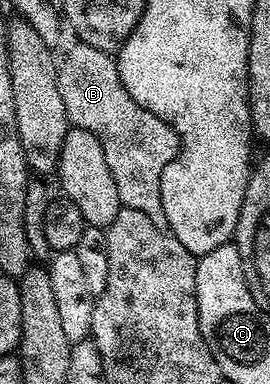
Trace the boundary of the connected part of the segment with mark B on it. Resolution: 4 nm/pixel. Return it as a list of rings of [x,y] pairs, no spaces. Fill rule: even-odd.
[[[80,42],[73,45],[65,52],[65,57],[60,57],[57,65],[59,74],[59,94],[63,94],[63,106],[67,106],[67,118],[70,125],[83,130],[91,130],[95,138],[99,138],[99,146],[103,146],[103,154],[107,158],[107,167],[111,169],[111,178],[115,178],[115,187],[119,190],[122,205],[131,210],[139,210],[139,214],[147,214],[159,230],[169,231],[167,214],[163,214],[163,198],[161,197],[161,179],[163,170],[173,161],[181,151],[181,138],[176,130],[163,118],[151,114],[123,86],[119,78],[116,59],[103,50],[95,50],[95,46],[87,46]]]

